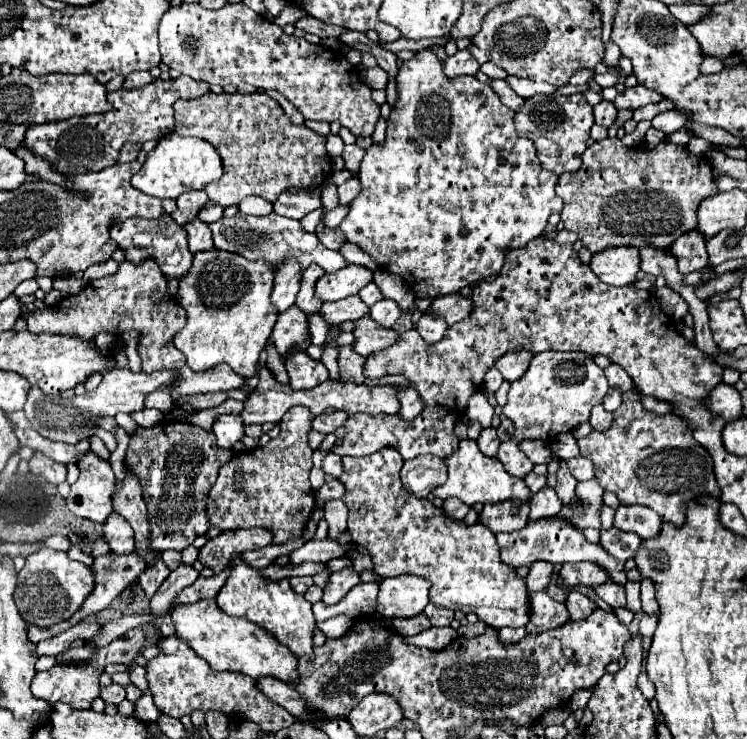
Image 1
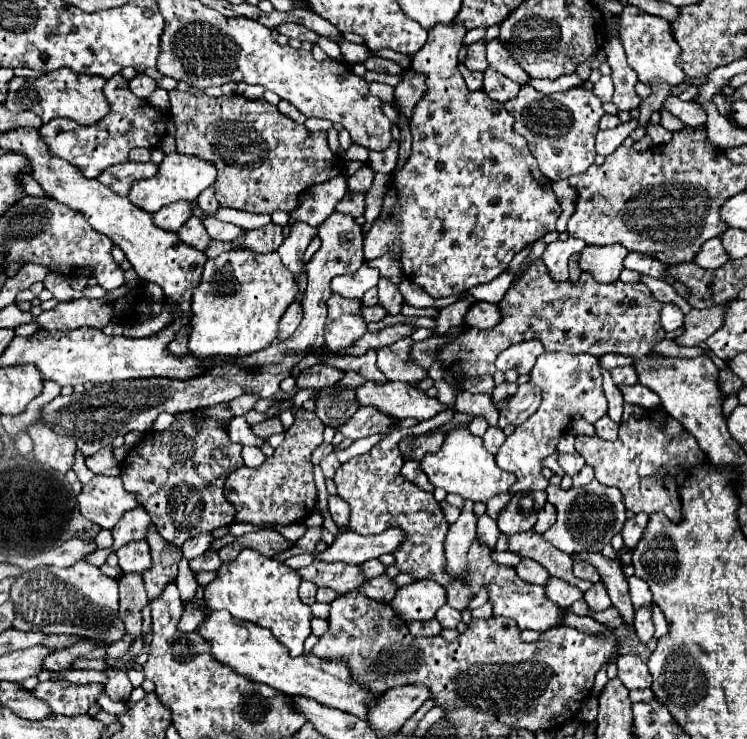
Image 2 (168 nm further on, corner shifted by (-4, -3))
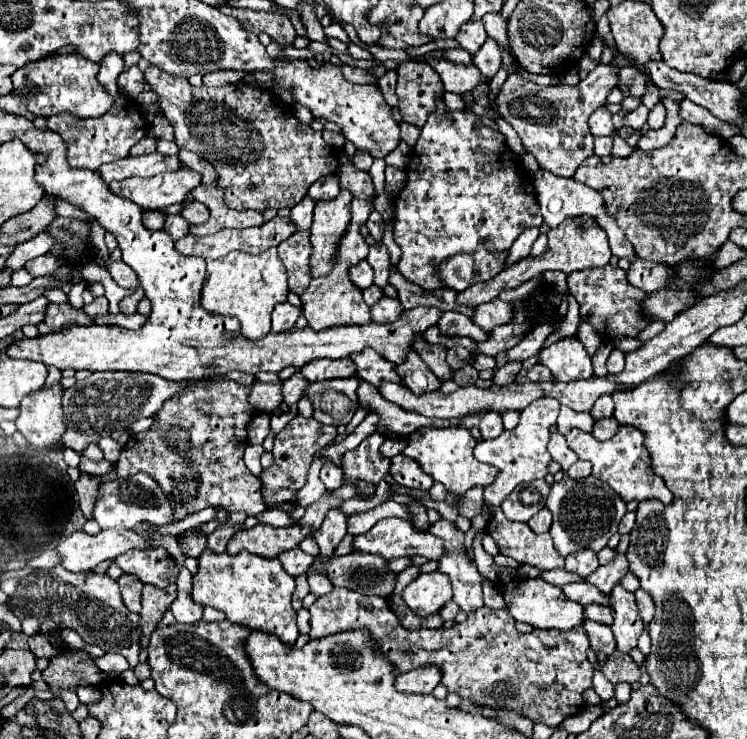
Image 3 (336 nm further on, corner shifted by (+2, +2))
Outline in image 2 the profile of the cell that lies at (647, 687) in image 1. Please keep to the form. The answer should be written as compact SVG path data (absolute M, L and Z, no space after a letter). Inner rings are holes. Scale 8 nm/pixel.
M620 655L616 659L618 665L618 679L624 683L626 689L650 689L652 685L652 675L642 663L638 655Z

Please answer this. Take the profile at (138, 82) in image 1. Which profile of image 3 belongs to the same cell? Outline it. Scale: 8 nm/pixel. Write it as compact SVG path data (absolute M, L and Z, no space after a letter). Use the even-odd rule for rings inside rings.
M138 66L126 68L120 76L118 76L118 88L122 94L136 98L142 90L144 90L144 74Z

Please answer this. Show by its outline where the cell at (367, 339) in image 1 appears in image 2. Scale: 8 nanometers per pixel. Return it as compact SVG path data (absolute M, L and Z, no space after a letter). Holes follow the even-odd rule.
M402 337L400 341L376 349L378 369L392 381L416 383L424 379L424 371L412 363L408 363L408 349L414 341L410 337Z

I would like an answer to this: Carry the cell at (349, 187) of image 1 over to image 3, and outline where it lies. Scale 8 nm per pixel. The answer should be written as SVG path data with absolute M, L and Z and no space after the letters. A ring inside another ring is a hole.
M356 150L356 154L354 154L354 166L358 168L358 170L370 170L370 166L372 166L372 156L368 154L368 152L364 152L364 150Z

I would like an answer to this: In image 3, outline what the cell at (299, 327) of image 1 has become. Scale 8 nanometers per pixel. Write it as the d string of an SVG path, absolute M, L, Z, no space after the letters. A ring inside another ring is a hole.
M284 302L284 304L276 304L274 312L272 312L272 332L284 332L294 328L296 320L300 316L300 308Z

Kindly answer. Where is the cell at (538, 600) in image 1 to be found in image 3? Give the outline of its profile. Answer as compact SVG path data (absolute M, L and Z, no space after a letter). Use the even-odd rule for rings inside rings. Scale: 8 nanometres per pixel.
M586 620L584 630L586 630L588 638L590 638L592 648L598 648L598 650L602 650L602 652L608 654L608 656L616 650L616 640L614 640L614 634L612 634L610 626L602 626L602 624L598 624L598 622Z

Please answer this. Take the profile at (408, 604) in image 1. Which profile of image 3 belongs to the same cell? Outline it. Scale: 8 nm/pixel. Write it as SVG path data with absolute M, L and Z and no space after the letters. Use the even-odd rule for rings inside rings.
M438 570L430 574L420 574L404 588L402 598L418 616L436 614L446 602L452 600L450 578Z

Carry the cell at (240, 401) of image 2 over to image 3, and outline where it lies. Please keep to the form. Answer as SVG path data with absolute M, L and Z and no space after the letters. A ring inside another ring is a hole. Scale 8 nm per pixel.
M254 384L250 392L250 402L262 412L272 412L282 402L282 384Z

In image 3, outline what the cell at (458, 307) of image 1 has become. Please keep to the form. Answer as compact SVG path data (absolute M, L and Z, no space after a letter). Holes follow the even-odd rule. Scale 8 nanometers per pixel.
M494 298L492 302L476 306L476 314L472 322L482 330L490 332L500 324L508 324L512 320L512 314L514 314L514 306L510 302L502 302L500 298Z

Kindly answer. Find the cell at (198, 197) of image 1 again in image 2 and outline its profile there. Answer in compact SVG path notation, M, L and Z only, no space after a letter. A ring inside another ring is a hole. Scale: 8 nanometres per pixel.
M176 201L176 205L168 205L154 213L154 221L158 227L176 233L194 215L194 205L196 201Z

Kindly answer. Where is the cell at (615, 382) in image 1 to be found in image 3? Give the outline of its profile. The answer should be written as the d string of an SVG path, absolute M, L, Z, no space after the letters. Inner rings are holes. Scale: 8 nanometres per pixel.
M612 350L606 364L608 364L608 372L610 372L610 374L622 372L622 368L624 368L624 354L622 354L620 350Z

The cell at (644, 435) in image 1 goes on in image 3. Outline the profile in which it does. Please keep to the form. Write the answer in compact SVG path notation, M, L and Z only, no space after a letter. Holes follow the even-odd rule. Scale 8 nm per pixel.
M620 426L618 434L606 442L600 442L592 434L576 430L576 428L570 430L566 438L568 438L568 446L578 454L578 458L590 460L594 466L592 472L598 472L598 478L604 480L624 502L630 502L630 500L642 502L650 498L656 498L664 504L672 502L672 492L666 488L662 478L656 476L652 470L650 454L644 448L644 434L638 428Z

